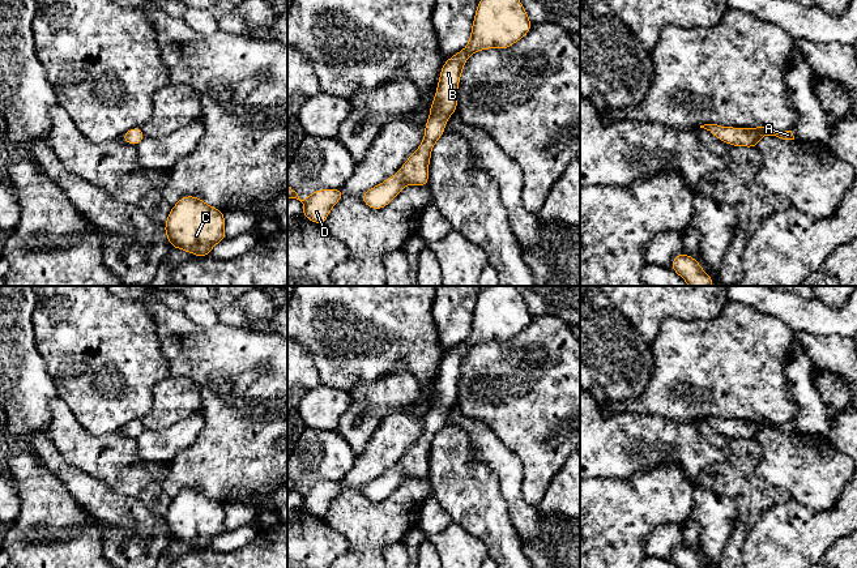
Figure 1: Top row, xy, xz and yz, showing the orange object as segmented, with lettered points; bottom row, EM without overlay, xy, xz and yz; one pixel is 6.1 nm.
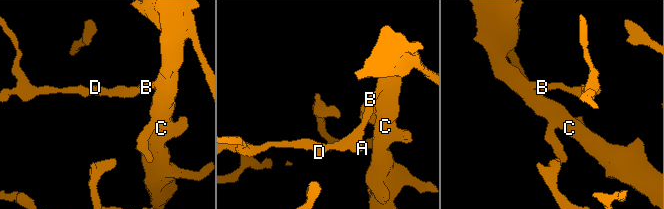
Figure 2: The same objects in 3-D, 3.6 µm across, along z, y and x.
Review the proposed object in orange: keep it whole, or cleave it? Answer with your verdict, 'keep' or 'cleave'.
keep

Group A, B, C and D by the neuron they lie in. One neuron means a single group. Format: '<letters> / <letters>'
A B C D

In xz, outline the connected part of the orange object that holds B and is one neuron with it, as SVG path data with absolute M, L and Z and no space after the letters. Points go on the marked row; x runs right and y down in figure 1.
M481 0L477 5L468 46L444 61L425 124L425 138L400 171L381 184L366 191L361 201L371 209L385 208L408 184L428 185L431 149L445 131L445 121L456 114L457 87L468 57L486 48L509 48L532 29L520 0Z

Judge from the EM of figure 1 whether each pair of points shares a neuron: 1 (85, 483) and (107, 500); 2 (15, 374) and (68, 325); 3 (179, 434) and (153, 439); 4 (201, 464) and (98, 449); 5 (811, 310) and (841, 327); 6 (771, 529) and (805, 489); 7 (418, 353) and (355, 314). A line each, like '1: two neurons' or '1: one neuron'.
1: one neuron
2: two neurons
3: one neuron
4: two neurons
5: one neuron
6: two neurons
7: one neuron

